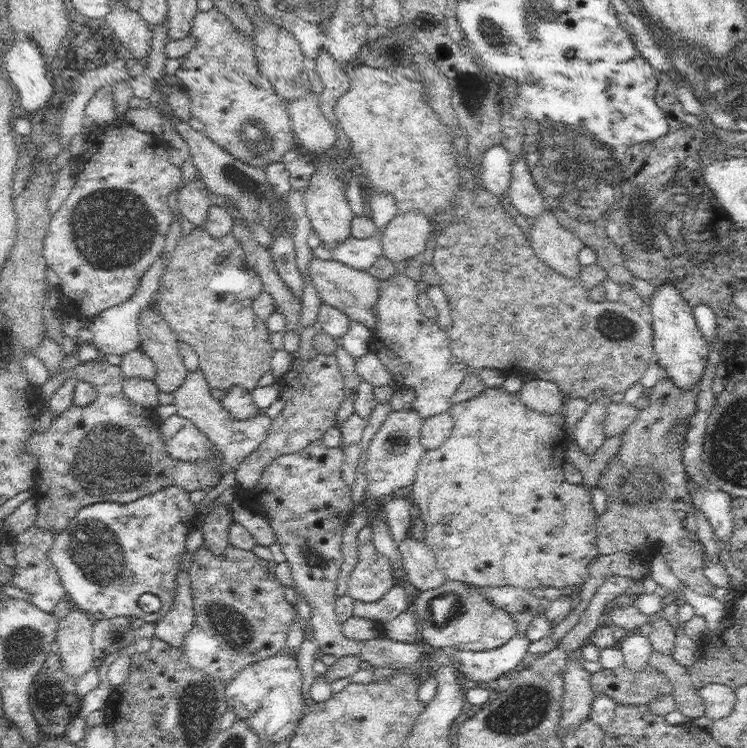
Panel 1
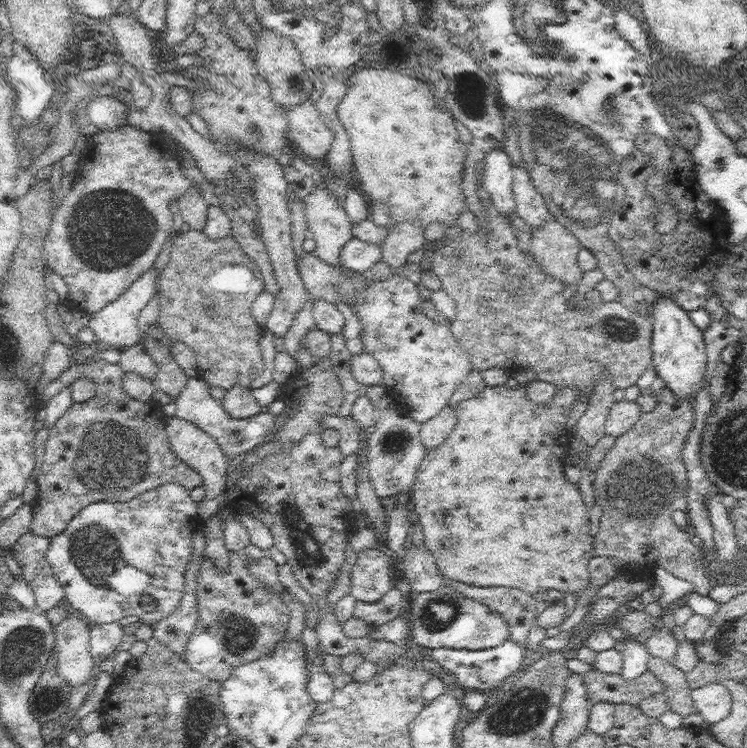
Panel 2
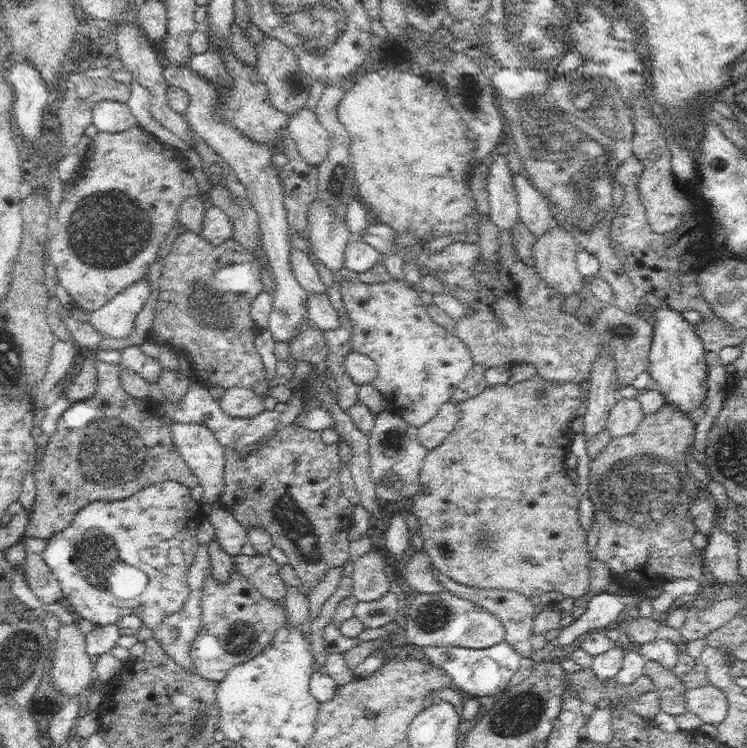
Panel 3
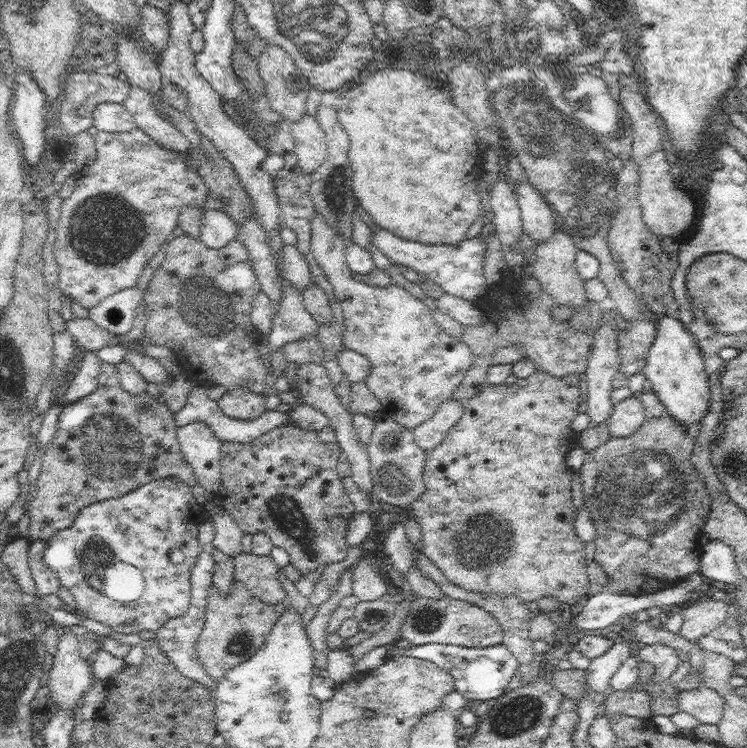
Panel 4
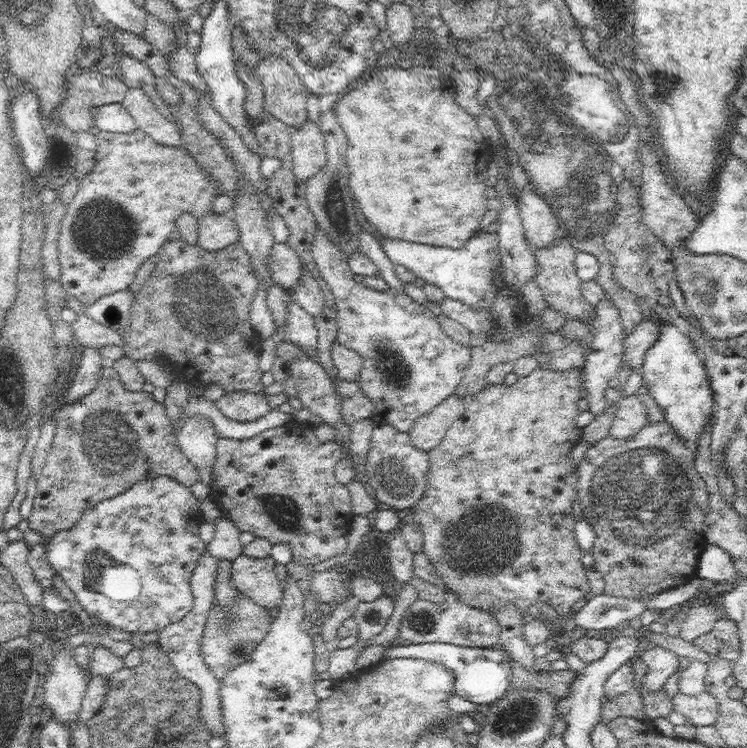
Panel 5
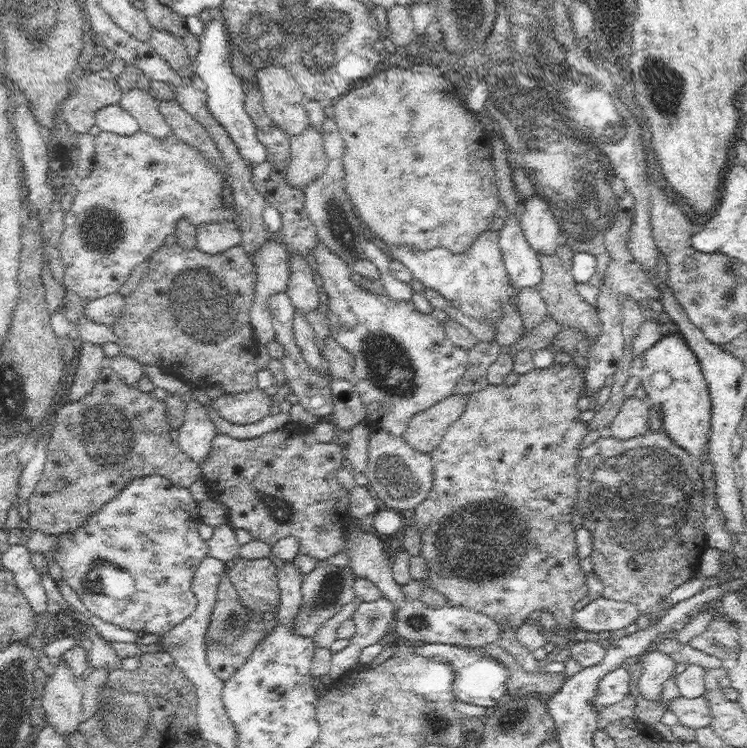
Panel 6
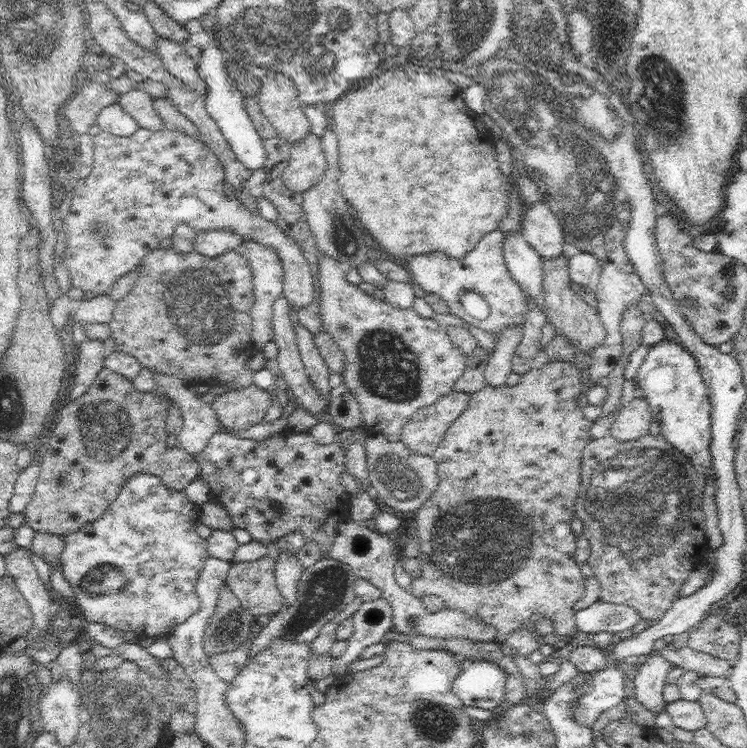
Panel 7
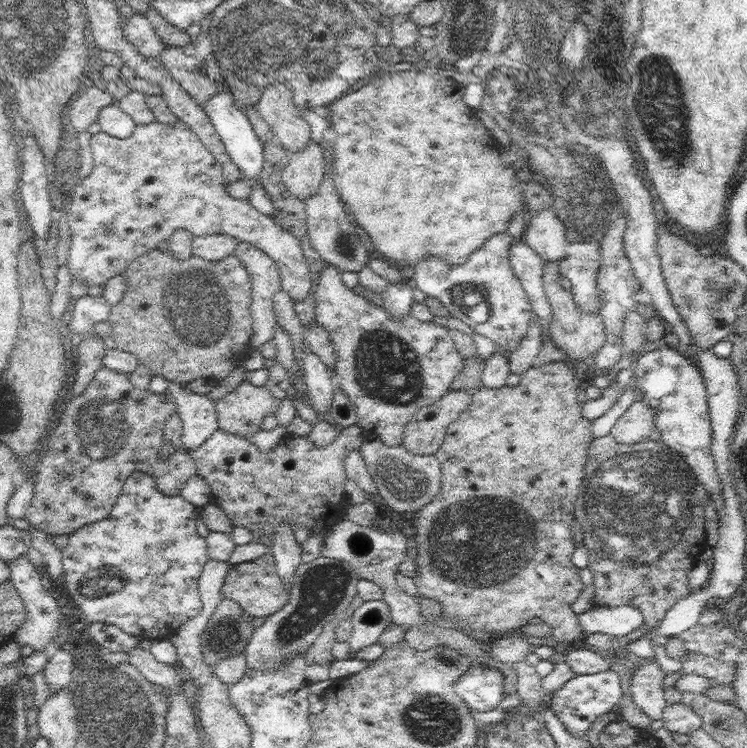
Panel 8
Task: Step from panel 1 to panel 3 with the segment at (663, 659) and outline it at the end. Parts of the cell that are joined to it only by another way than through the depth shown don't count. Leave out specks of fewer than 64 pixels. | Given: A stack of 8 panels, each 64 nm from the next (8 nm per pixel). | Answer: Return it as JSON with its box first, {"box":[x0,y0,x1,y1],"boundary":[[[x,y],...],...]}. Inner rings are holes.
{"box":[643,659,686,716],"boundary":[[[647,659],[644,663],[643,675],[651,678],[655,690],[660,694],[660,710],[678,716],[686,713],[686,687],[684,679],[678,678],[673,670],[665,668],[659,662]]]}

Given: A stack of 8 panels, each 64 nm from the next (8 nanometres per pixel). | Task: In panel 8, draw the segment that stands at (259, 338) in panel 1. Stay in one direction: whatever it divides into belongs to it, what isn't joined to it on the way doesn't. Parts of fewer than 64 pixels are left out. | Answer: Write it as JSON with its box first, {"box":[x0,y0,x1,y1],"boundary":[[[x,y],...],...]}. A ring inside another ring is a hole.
{"box":[109,249,252,383],"boundary":[[[159,249],[149,250],[135,258],[122,272],[126,280],[126,290],[120,301],[112,305],[109,312],[109,321],[112,323],[112,337],[116,342],[117,349],[127,351],[134,355],[139,364],[150,369],[152,375],[162,375],[164,378],[174,381],[174,383],[190,383],[194,380],[209,380],[216,378],[219,382],[224,380],[236,367],[235,363],[230,361],[232,356],[248,355],[252,352],[250,345],[252,337],[252,317],[251,317],[251,278],[244,266],[244,263],[234,254],[226,255],[222,260],[204,260],[199,256],[192,255],[186,260],[174,258],[171,252],[162,252]]]}

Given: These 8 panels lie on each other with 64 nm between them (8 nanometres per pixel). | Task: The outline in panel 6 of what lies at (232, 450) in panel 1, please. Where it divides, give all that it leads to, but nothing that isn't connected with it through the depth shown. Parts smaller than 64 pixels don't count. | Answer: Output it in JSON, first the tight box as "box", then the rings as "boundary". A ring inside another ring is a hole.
{"box":[204,404,291,439],"boundary":[[[212,404],[204,405],[208,410],[208,414],[216,425],[217,432],[222,434],[229,434],[232,438],[249,439],[268,434],[273,430],[278,430],[289,425],[288,421],[291,419],[291,414],[268,414],[262,421],[252,424],[232,424],[226,419],[222,419],[218,415],[218,411]]]}

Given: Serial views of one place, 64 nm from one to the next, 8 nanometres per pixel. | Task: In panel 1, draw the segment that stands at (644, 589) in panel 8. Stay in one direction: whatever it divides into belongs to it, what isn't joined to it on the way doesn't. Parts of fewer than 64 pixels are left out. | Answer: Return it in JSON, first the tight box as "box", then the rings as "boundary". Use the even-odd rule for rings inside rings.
{"box":[596,374,716,595],"boundary":[[[662,374],[653,386],[648,407],[640,411],[636,421],[632,422],[622,435],[618,452],[611,458],[600,474],[596,487],[606,492],[606,511],[596,521],[597,549],[600,555],[628,554],[641,558],[649,564],[655,552],[665,546],[668,568],[685,584],[686,589],[710,595],[716,586],[704,575],[704,545],[696,537],[694,505],[687,487],[687,473],[683,464],[683,445],[687,428],[683,422],[697,412],[697,389],[682,391],[672,379]]]}

